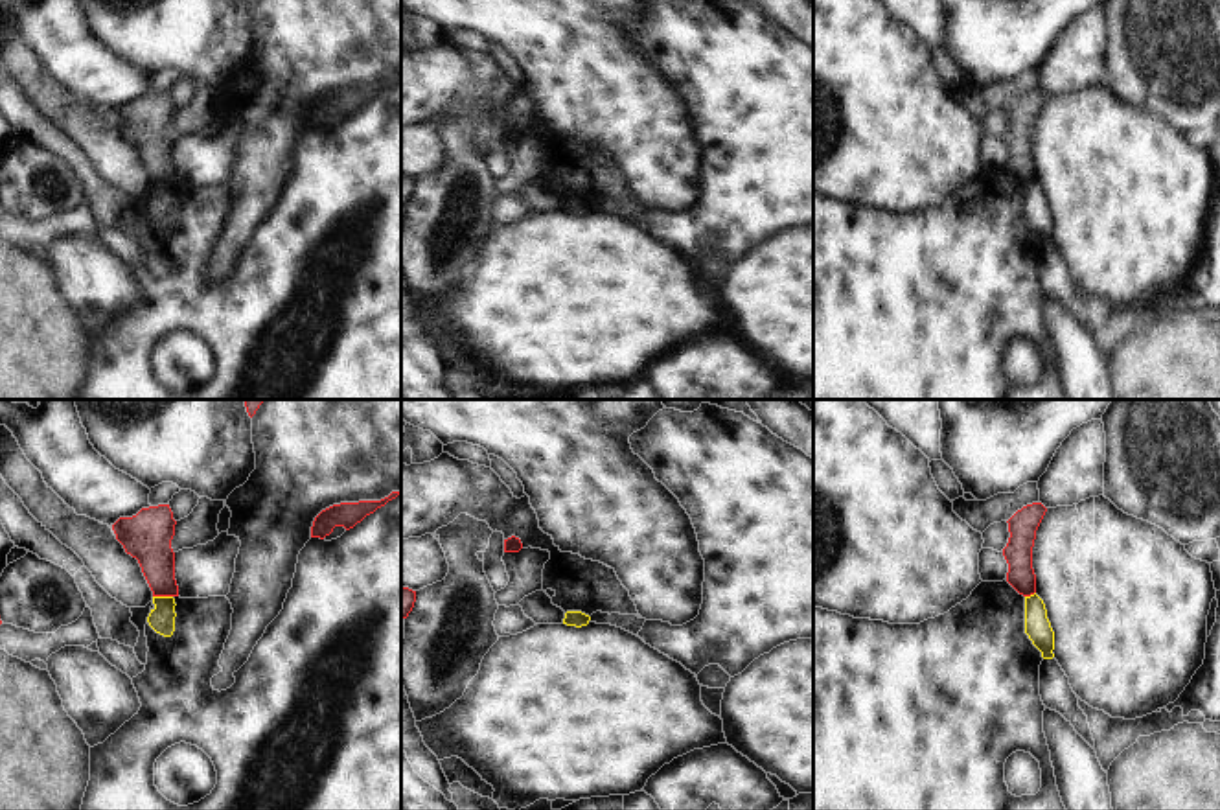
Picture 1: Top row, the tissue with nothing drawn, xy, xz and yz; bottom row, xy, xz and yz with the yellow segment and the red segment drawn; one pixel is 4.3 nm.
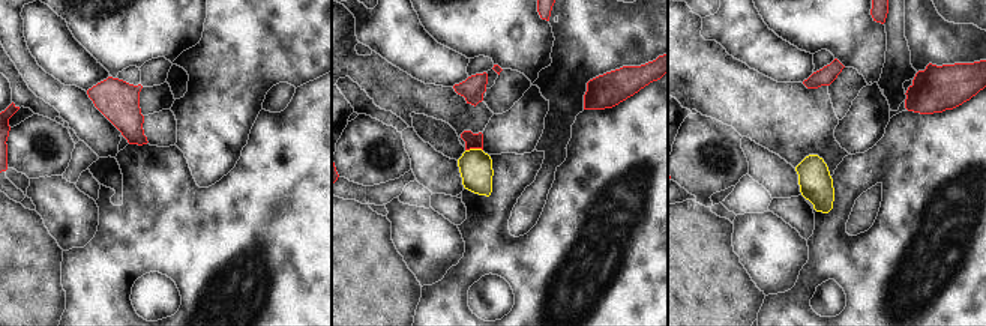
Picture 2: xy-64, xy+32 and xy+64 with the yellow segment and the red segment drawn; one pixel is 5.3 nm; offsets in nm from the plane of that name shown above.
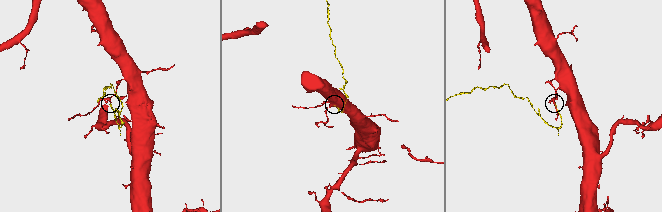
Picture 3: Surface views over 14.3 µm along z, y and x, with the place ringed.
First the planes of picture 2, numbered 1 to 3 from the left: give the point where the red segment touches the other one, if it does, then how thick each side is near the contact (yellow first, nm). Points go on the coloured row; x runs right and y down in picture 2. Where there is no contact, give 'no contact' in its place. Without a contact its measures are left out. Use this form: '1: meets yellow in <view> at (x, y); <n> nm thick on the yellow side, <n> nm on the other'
1: no contact
2: meets yellow in xy+32 at (473, 149); 180 nm thick on the yellow side, 80 nm on the other
3: no contact

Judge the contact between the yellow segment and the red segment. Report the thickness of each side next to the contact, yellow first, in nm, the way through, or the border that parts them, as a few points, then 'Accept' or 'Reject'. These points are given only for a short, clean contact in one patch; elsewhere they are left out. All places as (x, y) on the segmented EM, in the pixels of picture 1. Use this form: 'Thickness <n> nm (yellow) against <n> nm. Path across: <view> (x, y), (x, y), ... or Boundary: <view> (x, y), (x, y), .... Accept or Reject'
Thickness 110 nm (yellow) against 190 nm. Boundary: xy (153, 595), (172, 597). Reject

